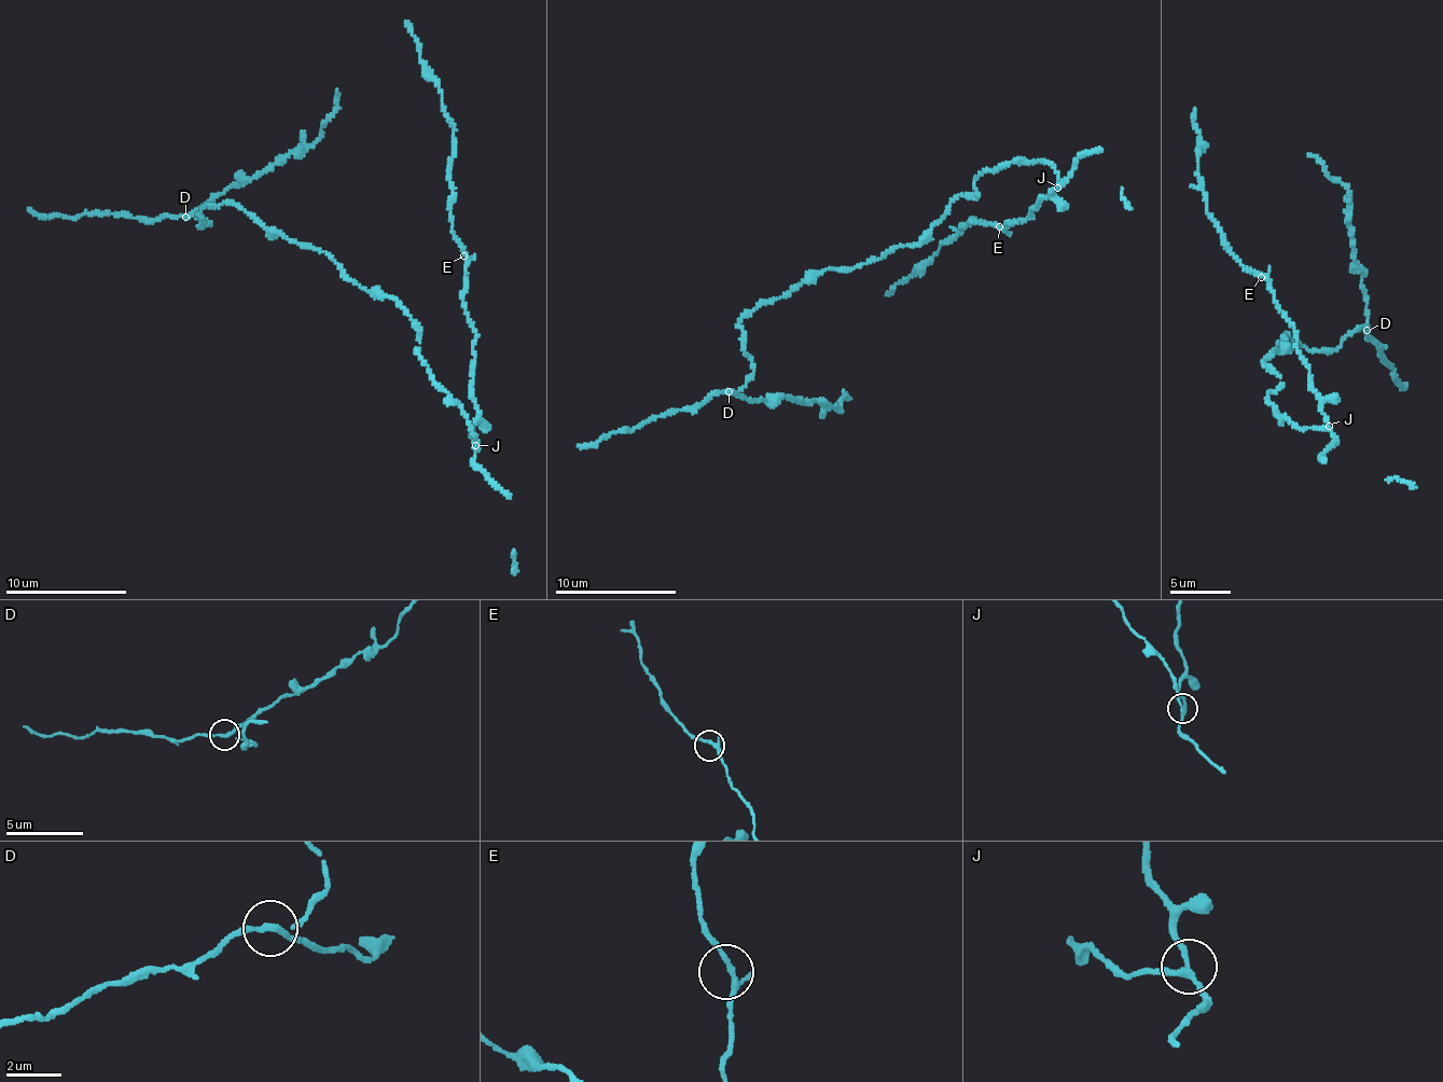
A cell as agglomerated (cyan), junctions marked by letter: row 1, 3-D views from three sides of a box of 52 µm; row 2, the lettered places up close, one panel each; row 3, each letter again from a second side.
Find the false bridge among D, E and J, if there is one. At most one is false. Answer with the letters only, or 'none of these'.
D

